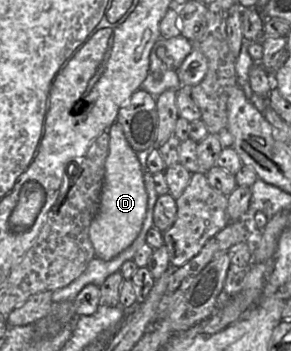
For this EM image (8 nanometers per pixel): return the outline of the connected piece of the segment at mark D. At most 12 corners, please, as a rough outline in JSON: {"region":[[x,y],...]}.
{"region":[[120,124],[108,132],[95,257],[113,259],[142,229],[147,191]]}

